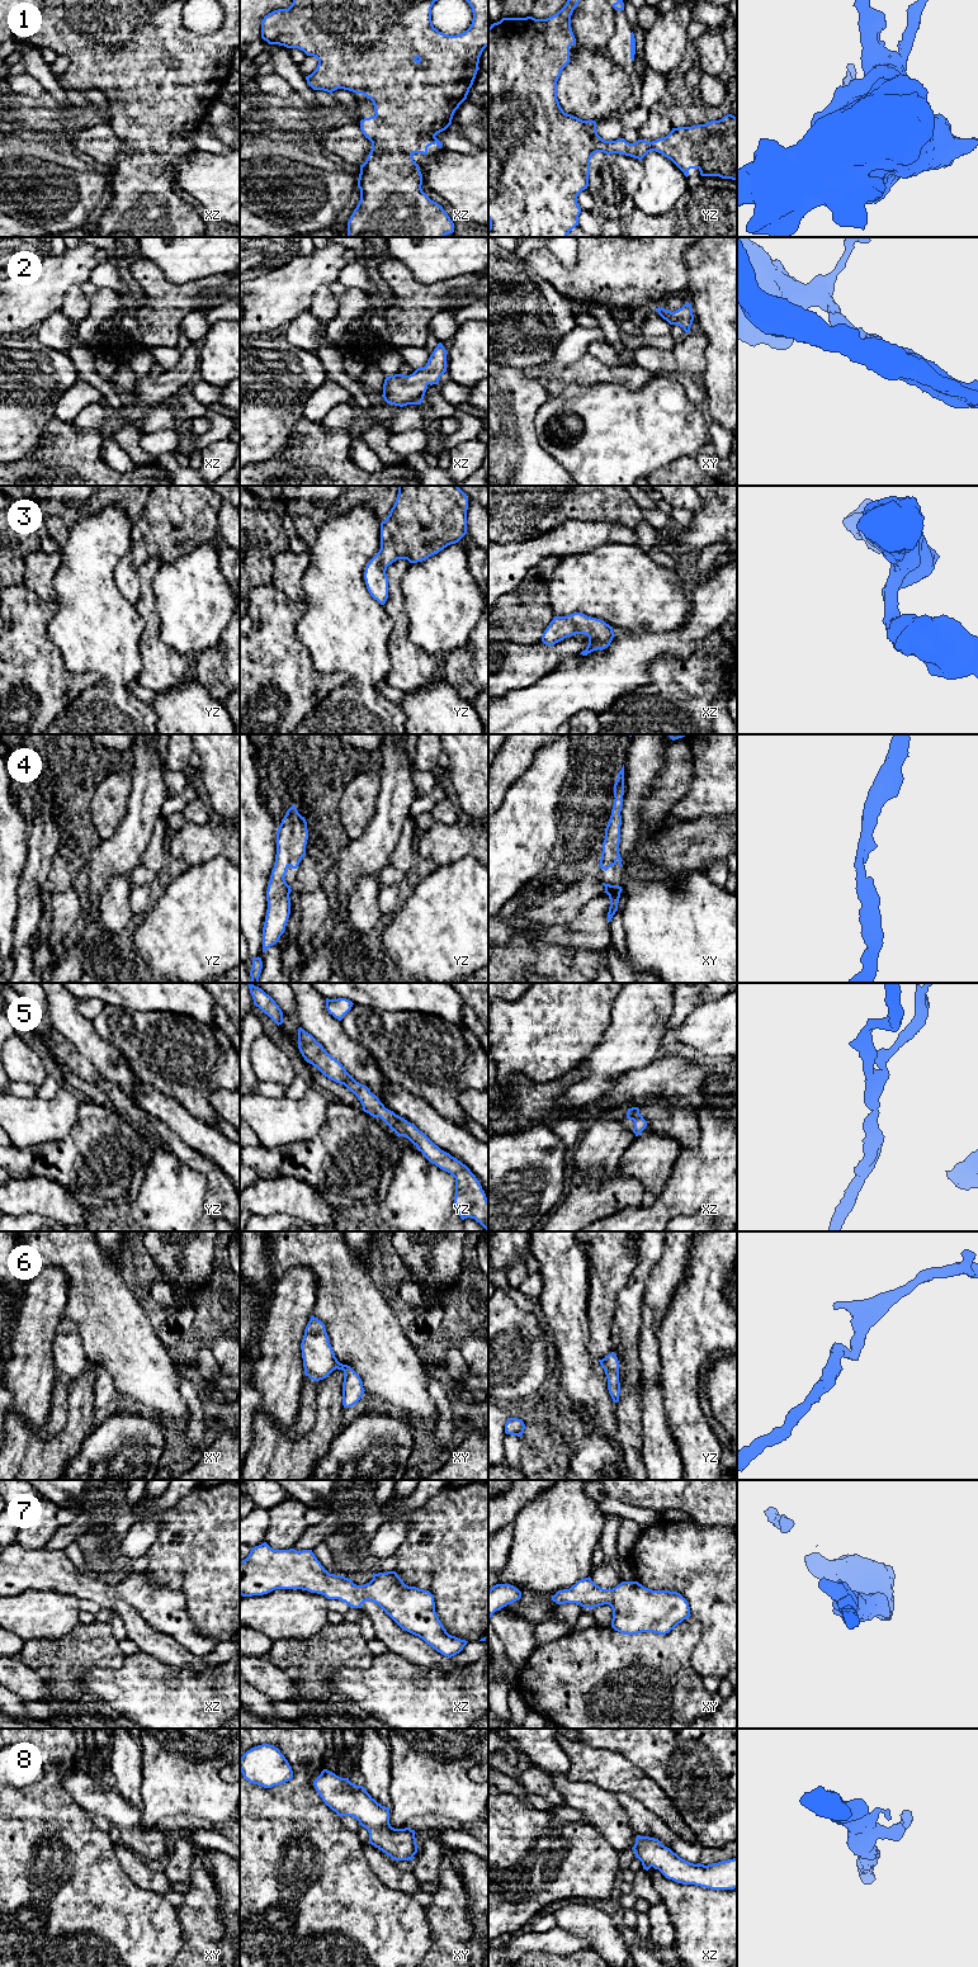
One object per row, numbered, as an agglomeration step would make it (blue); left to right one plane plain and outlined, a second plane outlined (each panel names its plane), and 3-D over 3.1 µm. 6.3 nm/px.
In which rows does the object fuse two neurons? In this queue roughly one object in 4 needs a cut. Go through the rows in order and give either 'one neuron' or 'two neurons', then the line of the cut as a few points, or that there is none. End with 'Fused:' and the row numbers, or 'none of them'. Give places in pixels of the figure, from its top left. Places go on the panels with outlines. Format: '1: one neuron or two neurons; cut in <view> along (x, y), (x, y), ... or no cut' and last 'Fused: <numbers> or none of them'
1: one neuron; no cut
2: one neuron; no cut
3: one neuron; no cut
4: one neuron; no cut
5: one neuron; no cut
6: one neuron; no cut
7: one neuron; no cut
8: one neuron; no cut
Fused: none of them

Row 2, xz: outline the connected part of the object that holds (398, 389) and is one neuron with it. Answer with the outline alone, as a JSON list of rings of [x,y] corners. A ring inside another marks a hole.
[[[441,342],[434,349],[426,365],[412,374],[386,377],[382,397],[394,406],[421,405],[427,386],[438,384],[447,372],[447,350]]]

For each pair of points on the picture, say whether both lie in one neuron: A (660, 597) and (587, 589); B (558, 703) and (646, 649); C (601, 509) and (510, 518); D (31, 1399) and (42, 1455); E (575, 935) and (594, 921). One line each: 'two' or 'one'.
A: one
B: one
C: one
D: two
E: one

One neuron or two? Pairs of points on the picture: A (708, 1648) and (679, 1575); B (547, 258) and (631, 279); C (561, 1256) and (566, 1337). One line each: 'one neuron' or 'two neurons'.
A: one neuron
B: one neuron
C: one neuron

